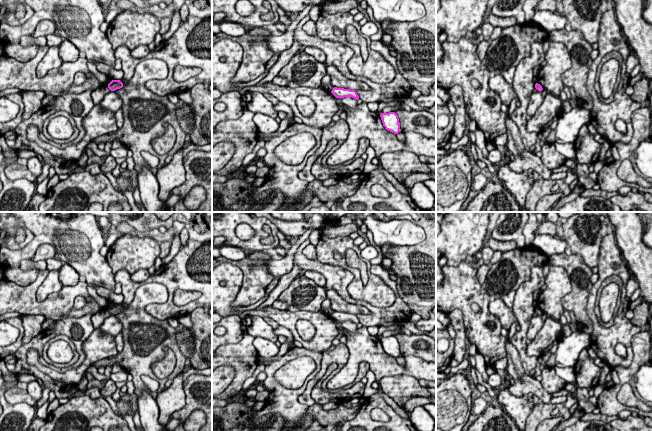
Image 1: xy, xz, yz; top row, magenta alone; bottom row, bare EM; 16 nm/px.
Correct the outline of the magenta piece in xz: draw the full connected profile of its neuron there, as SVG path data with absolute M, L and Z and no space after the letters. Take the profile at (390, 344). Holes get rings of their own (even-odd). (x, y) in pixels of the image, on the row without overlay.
M395 336L381 337L380 341L386 354L394 358L398 358L401 355L399 342Z

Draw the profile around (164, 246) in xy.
M169 241L169 242L162 242L160 244L160 250L161 250L161 252L160 252L159 257L161 259L164 259L165 257L168 256L169 252L170 252L170 247L171 247L171 241Z

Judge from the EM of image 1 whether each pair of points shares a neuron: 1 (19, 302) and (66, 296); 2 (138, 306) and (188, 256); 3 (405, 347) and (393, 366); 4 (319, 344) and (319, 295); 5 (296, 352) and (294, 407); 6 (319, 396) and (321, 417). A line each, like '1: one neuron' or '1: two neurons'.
1: one neuron
2: two neurons
3: two neurons
4: two neurons
5: one neuron
6: two neurons

